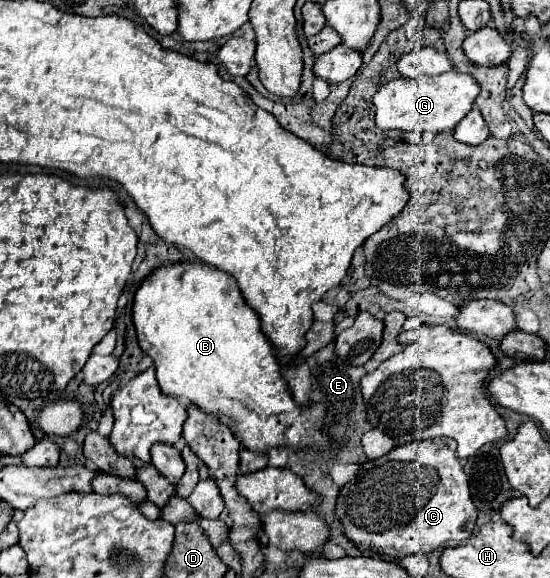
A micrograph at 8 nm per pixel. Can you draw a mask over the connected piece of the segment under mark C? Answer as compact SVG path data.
M438 437L400 445L380 459L366 461L360 467L358 483L342 487L336 503L336 515L344 525L344 535L360 549L374 549L398 559L414 553L432 553L438 547L466 541L474 531L478 509L470 499L468 477L456 457L454 439Z

